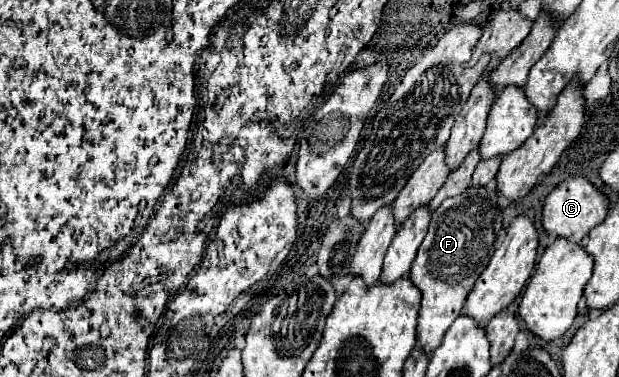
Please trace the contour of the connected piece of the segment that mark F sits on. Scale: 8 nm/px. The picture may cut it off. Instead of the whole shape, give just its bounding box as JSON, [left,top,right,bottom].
[409,185,503,353]

